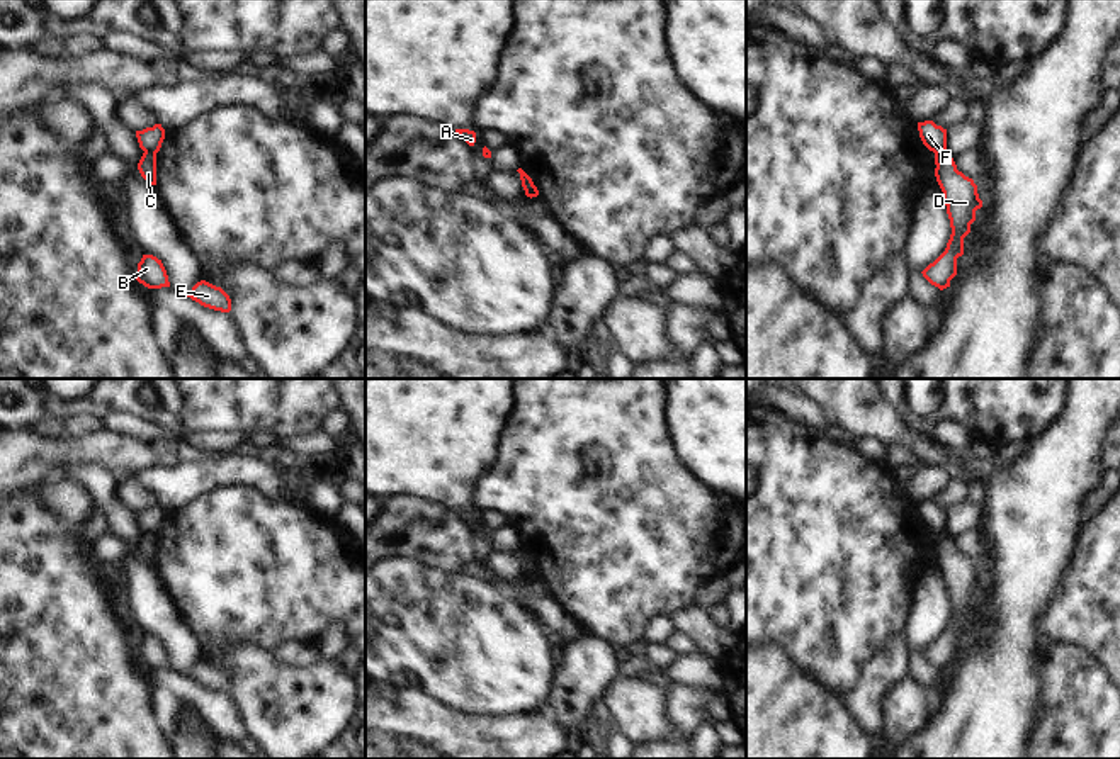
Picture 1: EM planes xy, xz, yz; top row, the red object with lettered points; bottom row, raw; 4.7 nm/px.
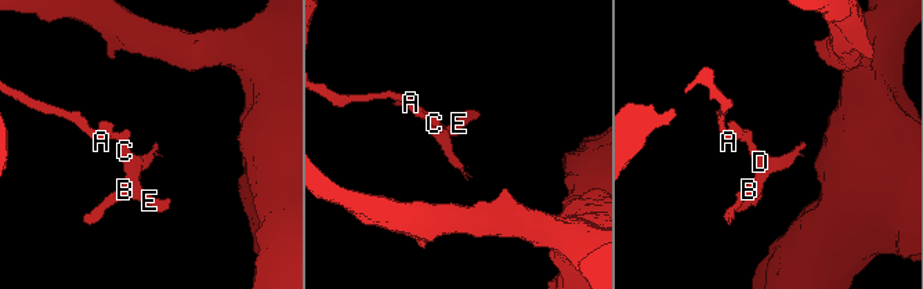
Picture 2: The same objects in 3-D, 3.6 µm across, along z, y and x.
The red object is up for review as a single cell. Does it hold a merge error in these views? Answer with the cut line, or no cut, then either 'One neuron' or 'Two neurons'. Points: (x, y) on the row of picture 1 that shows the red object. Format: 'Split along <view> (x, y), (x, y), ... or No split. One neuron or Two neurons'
Split along xy (155, 151), (145, 153). Two neurons.

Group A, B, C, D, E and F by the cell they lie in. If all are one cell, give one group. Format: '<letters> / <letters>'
A F / B C D E

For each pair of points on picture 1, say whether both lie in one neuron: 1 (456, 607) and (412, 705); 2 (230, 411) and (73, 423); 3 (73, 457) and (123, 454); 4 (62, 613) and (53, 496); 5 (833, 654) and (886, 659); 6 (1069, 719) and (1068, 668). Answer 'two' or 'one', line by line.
1: two
2: two
3: one
4: two
5: two
6: one

